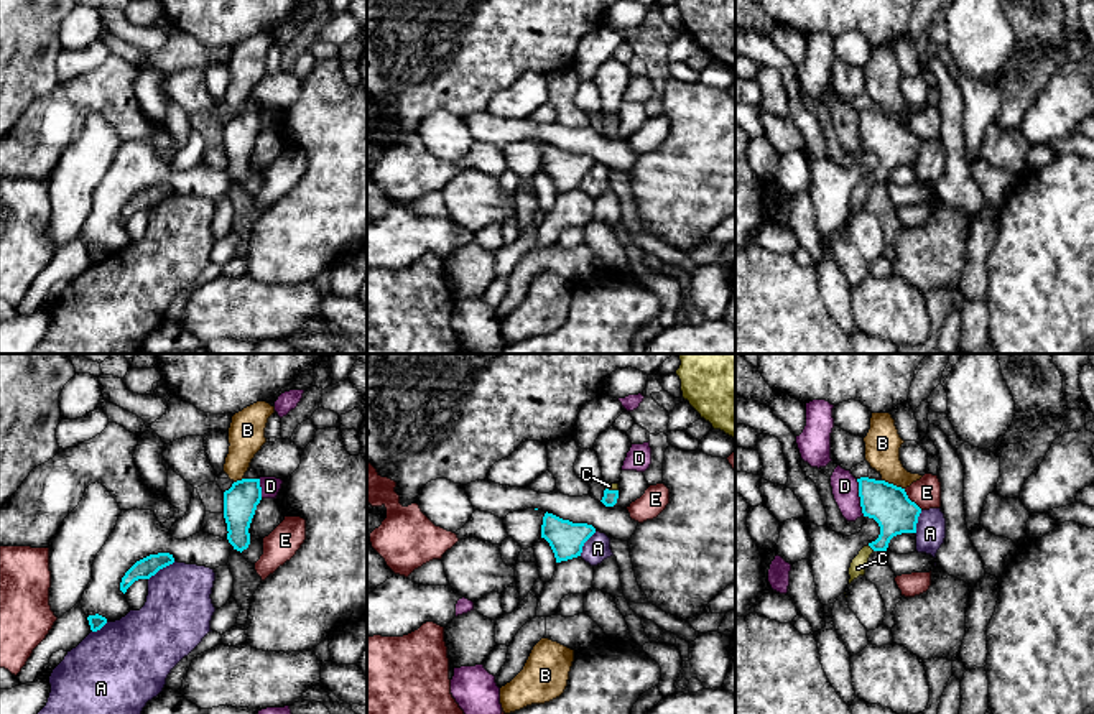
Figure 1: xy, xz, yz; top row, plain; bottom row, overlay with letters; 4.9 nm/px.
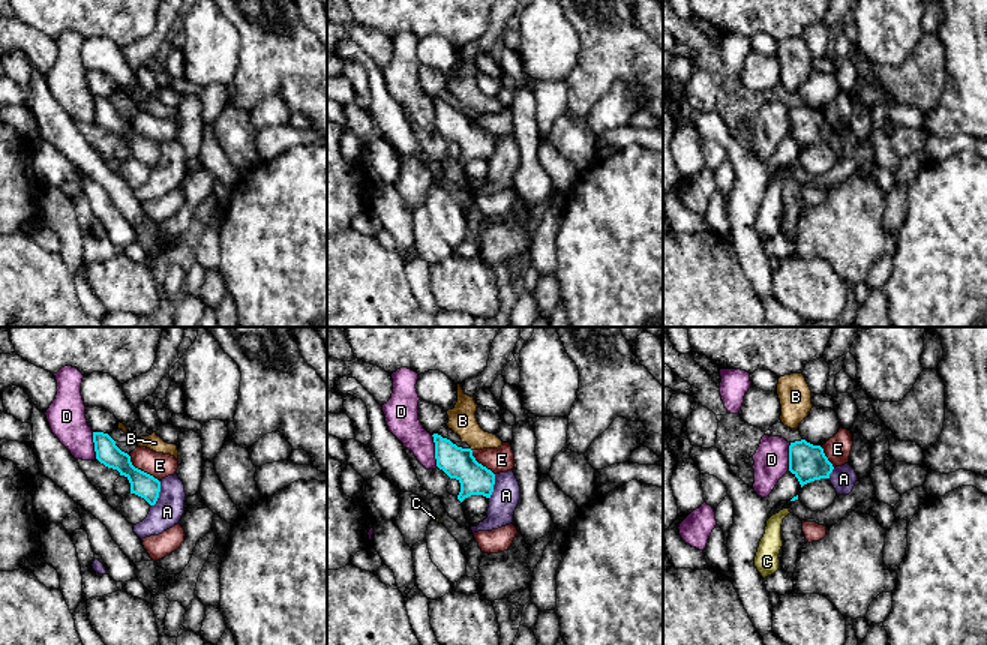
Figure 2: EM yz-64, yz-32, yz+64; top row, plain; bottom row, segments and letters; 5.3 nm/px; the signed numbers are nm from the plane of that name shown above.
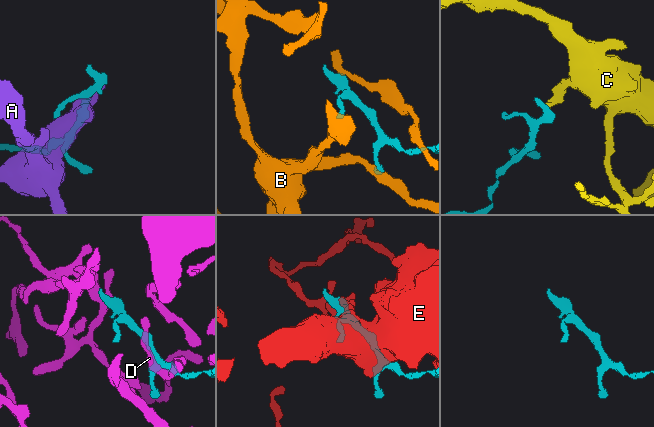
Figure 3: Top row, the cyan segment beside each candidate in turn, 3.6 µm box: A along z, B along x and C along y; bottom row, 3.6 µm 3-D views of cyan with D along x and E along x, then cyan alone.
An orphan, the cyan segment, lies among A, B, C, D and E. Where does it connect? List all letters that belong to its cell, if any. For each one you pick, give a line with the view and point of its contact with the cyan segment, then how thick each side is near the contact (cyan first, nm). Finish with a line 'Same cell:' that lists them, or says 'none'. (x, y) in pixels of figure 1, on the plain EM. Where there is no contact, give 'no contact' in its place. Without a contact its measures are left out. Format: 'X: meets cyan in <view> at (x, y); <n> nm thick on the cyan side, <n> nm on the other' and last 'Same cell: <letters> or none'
C: meets cyan in yz at (871, 178); 200 nm thick on the cyan side, 80 nm on the other
Same cell: C

